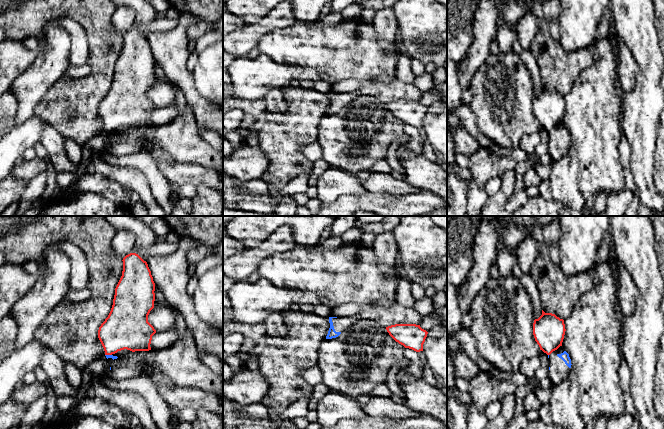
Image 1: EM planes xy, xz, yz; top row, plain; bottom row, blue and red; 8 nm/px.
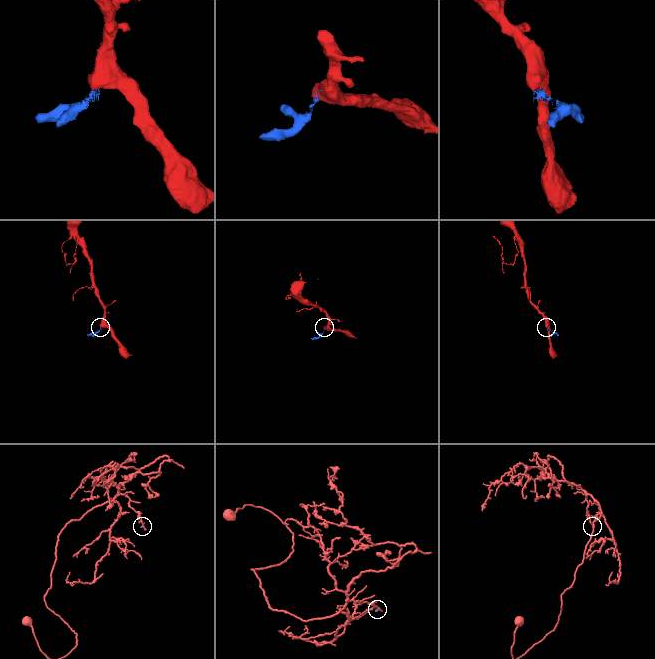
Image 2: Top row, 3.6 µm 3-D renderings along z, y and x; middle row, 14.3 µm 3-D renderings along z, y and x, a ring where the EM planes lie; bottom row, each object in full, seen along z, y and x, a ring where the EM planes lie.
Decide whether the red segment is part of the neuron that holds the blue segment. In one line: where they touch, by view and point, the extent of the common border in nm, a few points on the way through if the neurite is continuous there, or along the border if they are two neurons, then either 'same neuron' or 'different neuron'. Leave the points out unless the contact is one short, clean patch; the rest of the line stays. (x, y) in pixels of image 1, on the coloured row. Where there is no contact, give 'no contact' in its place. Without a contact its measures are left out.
xy (108, 355) | 60 nm | along xy (105, 354), (111, 355) | different neuron

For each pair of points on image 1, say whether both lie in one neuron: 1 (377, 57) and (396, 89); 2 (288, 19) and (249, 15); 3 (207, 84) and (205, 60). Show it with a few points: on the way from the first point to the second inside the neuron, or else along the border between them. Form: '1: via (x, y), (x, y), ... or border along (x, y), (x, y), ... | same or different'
1: border along (395, 78), (389, 82), (369, 80) | different
2: border along (271, 10), (255, 23), (246, 25) | different
3: via (207, 78), (207, 66) | same

